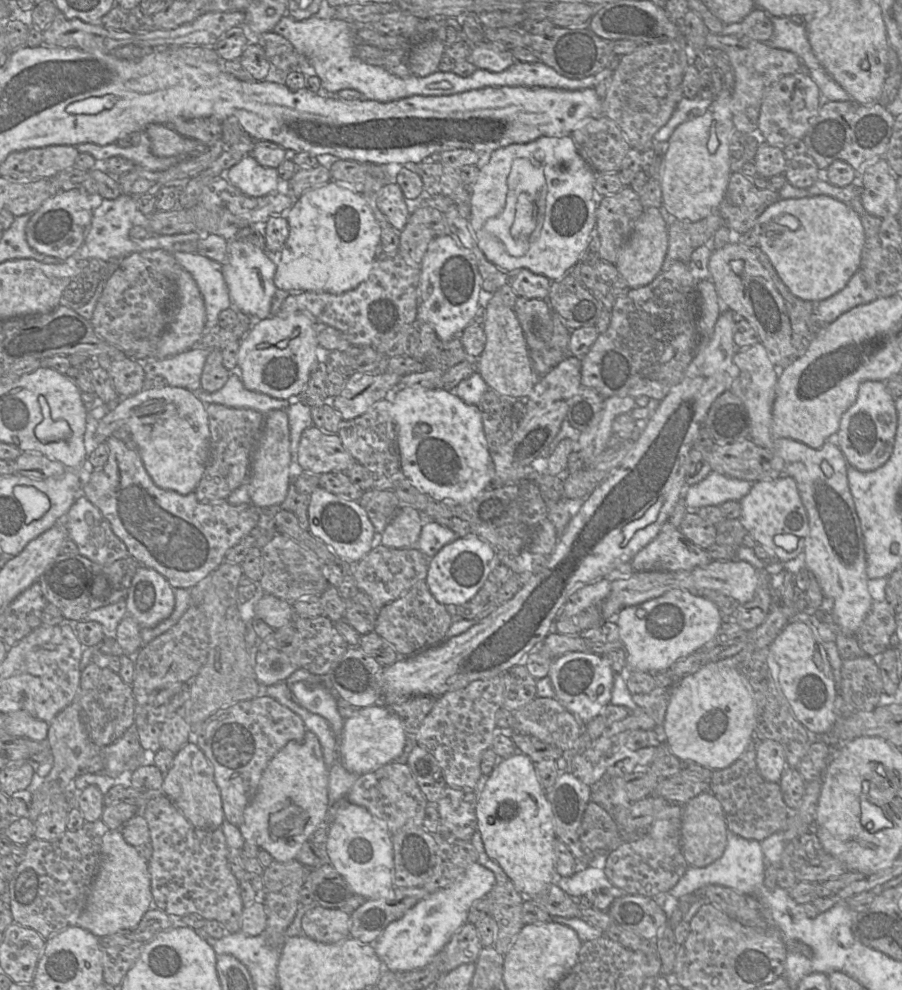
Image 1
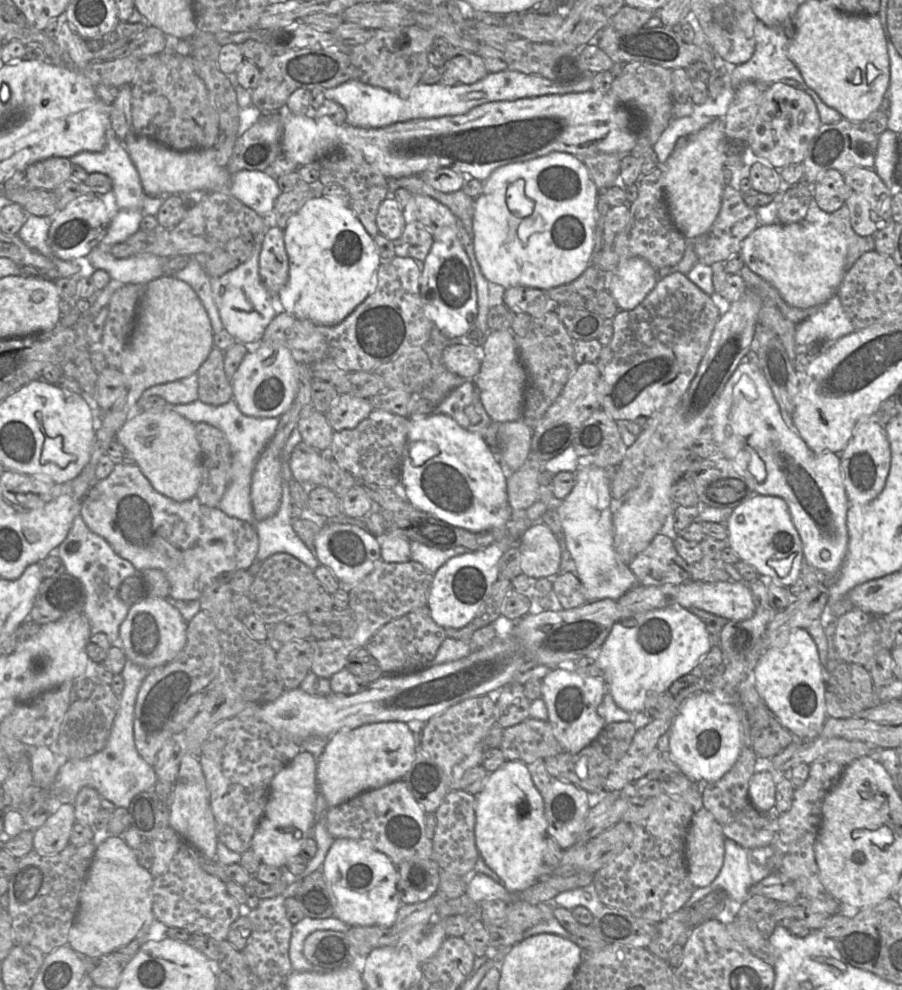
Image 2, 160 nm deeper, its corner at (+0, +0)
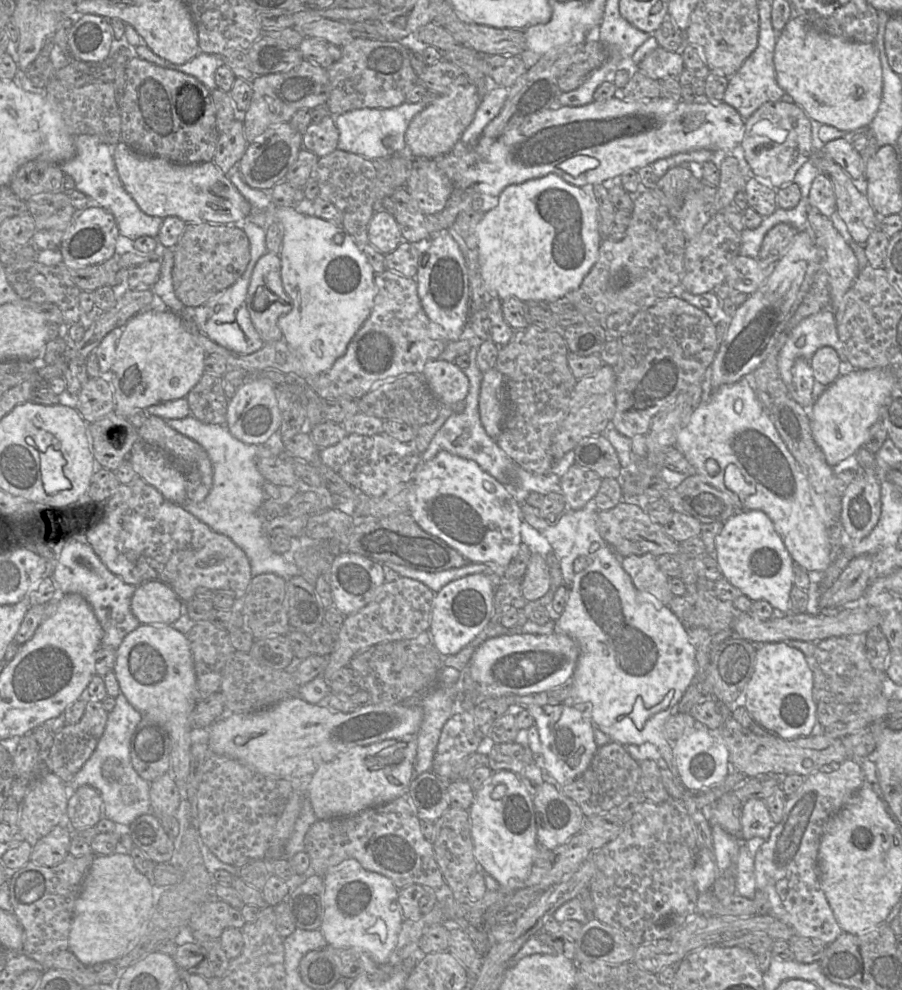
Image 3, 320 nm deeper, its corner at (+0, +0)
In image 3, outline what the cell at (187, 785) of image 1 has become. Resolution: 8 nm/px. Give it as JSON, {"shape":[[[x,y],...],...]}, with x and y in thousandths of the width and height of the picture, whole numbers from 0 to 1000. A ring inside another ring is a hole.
{"shape":[[[155,630],[129,656],[126,680],[133,699],[157,722],[181,731],[190,747],[188,775],[196,795],[206,792],[211,780],[211,724],[218,709],[217,680],[207,642],[192,631]]]}

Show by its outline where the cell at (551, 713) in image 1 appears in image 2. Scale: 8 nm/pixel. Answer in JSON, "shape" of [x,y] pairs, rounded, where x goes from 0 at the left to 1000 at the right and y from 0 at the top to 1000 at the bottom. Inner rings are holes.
{"shape":[[[590,724],[560,735],[554,757],[561,769],[578,769],[584,774],[624,760],[608,727]]]}

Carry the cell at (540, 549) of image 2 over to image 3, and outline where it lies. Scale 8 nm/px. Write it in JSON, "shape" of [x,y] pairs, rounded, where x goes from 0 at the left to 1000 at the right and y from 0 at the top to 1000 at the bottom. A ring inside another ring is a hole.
{"shape":[[[590,559],[580,581],[579,602],[584,608],[601,604],[610,594],[610,578],[604,563]]]}

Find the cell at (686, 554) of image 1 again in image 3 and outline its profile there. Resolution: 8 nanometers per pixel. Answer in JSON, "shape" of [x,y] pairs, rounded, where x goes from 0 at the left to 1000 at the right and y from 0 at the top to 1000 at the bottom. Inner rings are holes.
{"shape":[[[716,559],[688,565],[693,578],[711,599],[718,599],[735,611],[742,611],[747,604],[743,595],[743,584],[731,574],[729,563]]]}

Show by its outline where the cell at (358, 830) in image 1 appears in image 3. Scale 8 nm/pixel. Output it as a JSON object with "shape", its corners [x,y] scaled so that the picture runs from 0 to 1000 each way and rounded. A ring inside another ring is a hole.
{"shape":[[[386,868],[370,875],[358,889],[358,927],[354,939],[364,956],[369,959],[400,959],[416,973],[429,974],[440,955],[448,929],[442,912],[442,898],[435,889],[406,879],[394,868]]]}

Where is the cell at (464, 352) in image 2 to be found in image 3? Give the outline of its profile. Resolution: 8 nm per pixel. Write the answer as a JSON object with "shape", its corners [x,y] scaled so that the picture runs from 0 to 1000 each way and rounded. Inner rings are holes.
{"shape":[[[488,362],[476,364],[470,371],[469,382],[490,409],[506,408],[518,400],[519,382],[502,366]]]}

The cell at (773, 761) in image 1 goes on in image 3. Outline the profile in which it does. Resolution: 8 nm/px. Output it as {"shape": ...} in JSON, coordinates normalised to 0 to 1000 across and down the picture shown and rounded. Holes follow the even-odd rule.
{"shape":[[[830,807],[824,812],[822,846],[825,851],[837,845],[849,848],[858,833],[847,807]]]}

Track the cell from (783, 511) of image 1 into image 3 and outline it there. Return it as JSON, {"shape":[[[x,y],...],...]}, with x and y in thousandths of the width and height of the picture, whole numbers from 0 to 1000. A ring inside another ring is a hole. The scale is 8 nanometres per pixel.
{"shape":[[[822,515],[805,525],[794,542],[790,561],[800,583],[831,606],[849,606],[867,620],[877,618],[876,597],[880,592],[881,568],[847,517]]]}

